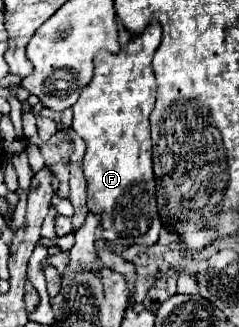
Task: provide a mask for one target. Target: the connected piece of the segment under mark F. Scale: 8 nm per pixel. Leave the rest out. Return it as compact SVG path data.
M151 21L147 29L133 37L119 53L101 51L95 55L95 75L91 83L81 91L81 97L73 105L73 131L85 141L87 151L83 157L83 173L87 179L87 207L91 213L101 215L101 233L109 243L119 245L145 245L151 247L159 239L161 221L155 207L155 177L151 163L151 135L149 115L155 105L157 81L151 67L153 53L161 43L161 25Z

